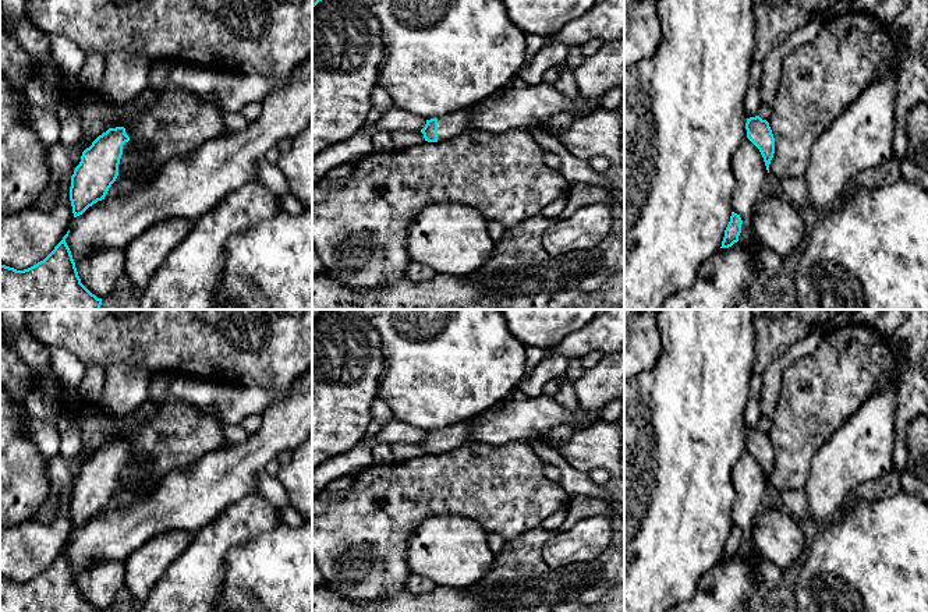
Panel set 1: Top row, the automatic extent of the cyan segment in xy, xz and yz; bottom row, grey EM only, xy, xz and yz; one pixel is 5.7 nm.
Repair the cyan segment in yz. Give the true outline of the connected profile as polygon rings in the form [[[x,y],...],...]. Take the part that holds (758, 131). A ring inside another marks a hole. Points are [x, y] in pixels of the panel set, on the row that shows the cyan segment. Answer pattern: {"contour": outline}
{"contour": [[[759,116],[750,117],[747,118],[745,130],[747,138],[759,149],[769,173],[769,165],[775,153],[775,138],[769,123]]]}

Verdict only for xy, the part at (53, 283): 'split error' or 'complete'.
complete

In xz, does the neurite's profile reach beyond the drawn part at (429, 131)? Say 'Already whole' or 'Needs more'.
Needs more

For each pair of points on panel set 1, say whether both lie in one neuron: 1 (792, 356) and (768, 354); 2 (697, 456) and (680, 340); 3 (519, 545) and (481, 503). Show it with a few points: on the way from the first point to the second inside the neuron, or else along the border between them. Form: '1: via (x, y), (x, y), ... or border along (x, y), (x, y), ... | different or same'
1: border along (806, 336), (790, 345), (761, 375) | different
2: via (689, 427), (689, 370) | same
3: border along (528, 530), (506, 541) | different

